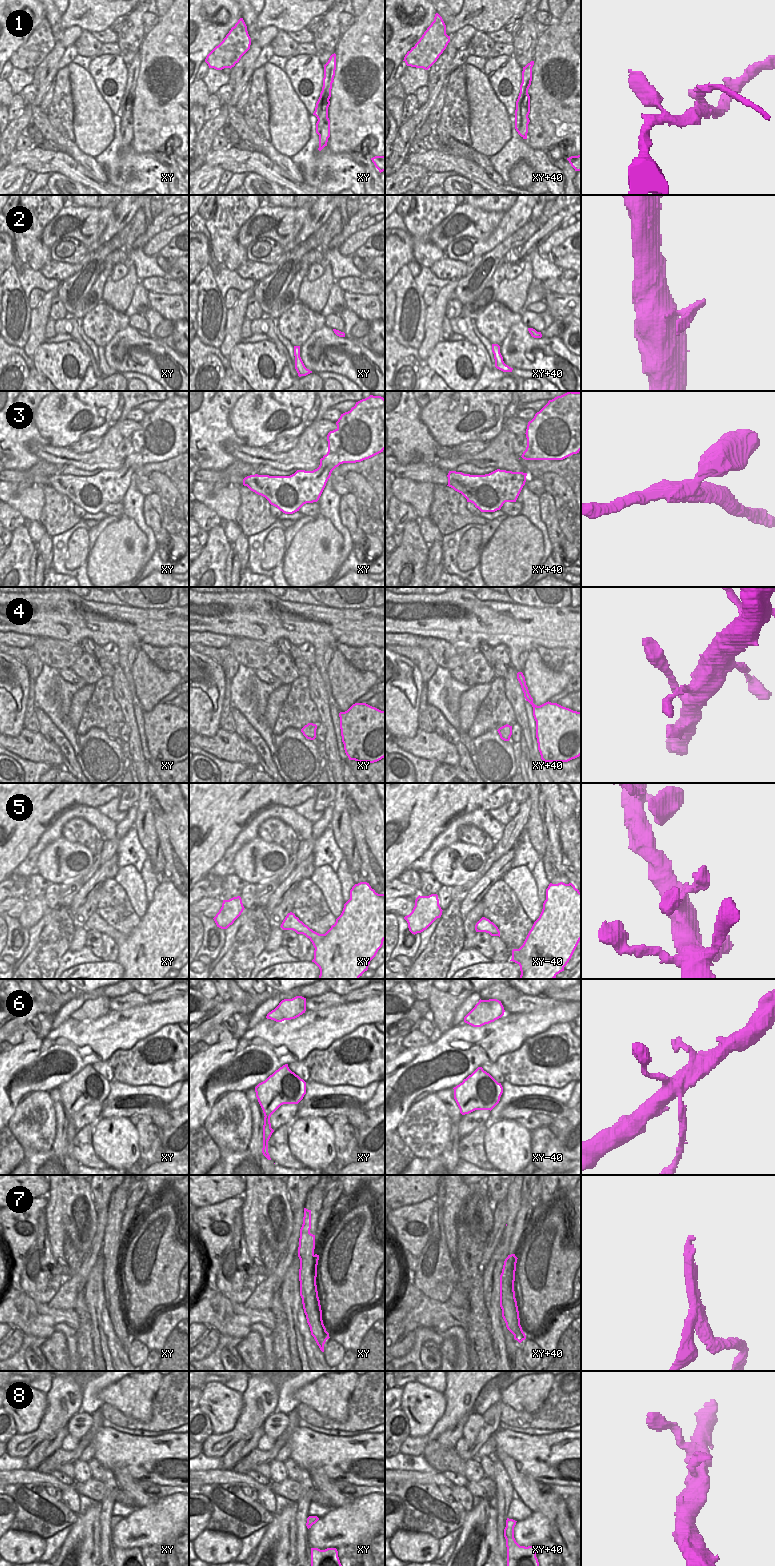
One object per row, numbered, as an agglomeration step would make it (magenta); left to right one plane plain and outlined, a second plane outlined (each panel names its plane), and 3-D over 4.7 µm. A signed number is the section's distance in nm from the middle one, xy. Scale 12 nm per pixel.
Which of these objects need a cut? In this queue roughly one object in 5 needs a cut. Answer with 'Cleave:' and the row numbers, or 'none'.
Cleave: 1, 6, 7

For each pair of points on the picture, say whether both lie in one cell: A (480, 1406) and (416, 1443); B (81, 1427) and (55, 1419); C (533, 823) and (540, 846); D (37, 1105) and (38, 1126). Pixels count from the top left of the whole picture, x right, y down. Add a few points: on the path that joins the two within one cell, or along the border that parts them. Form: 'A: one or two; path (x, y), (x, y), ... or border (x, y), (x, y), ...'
A: two; border (482, 1388), (475, 1401), (473, 1410)
B: two; border (80, 1410), (70, 1419), (66, 1426)
C: one; path (535, 829), (537, 840)
D: one; path (37, 1110), (37, 1121)

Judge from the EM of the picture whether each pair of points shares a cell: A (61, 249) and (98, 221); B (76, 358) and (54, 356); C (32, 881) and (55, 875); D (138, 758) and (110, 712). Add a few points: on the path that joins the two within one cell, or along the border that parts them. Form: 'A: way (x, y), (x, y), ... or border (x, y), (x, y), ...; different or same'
A: border (98, 237), (89, 245), (71, 237), (52, 244); different
B: way (71, 354), (59, 356); same
C: border (39, 873), (50, 883); different
D: border (116, 700), (120, 706), (124, 722); different

